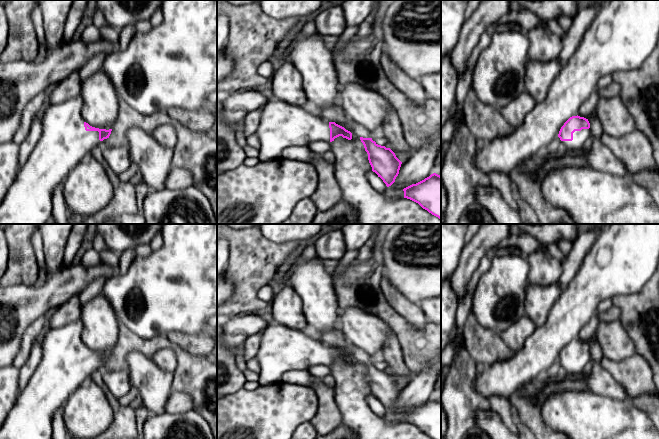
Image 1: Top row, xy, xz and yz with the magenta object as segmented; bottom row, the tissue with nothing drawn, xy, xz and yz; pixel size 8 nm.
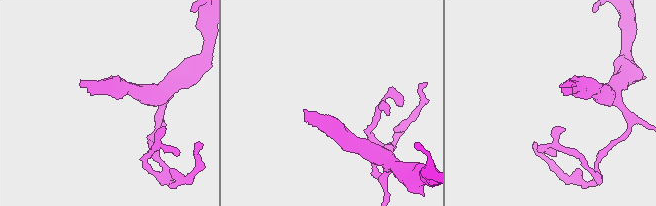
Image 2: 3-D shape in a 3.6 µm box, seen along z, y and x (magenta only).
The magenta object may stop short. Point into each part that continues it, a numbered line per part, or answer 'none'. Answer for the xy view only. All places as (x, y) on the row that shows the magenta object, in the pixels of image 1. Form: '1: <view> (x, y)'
1: xy (64, 141)

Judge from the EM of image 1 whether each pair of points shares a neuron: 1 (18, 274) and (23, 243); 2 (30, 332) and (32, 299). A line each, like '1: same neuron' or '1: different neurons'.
1: same neuron
2: different neurons

